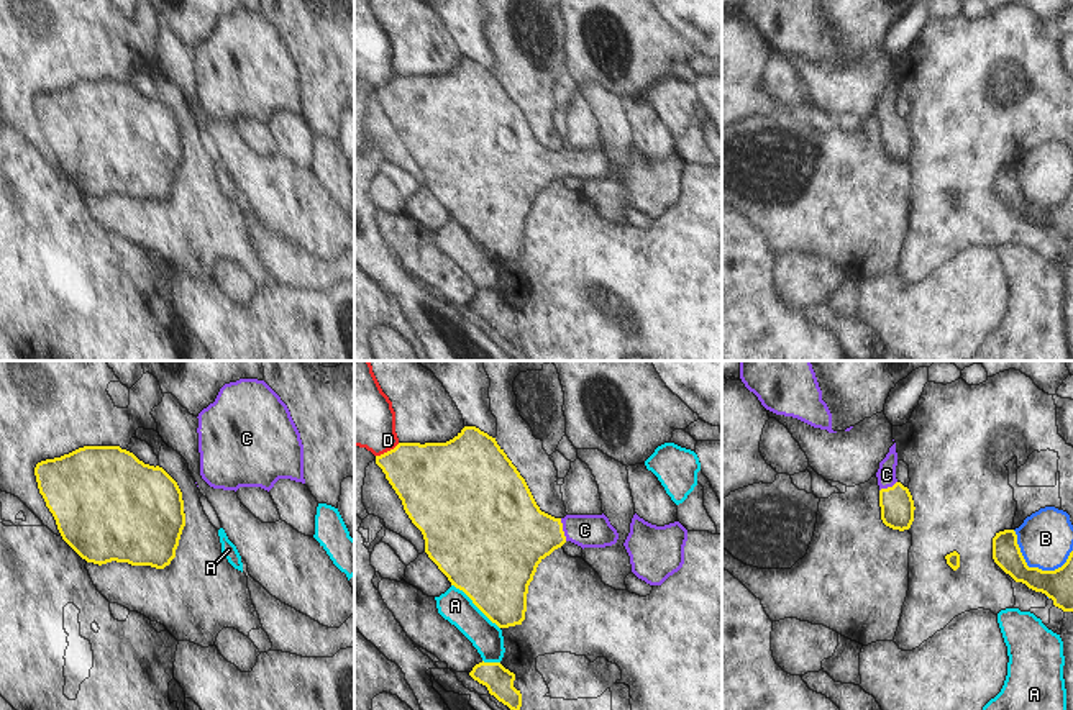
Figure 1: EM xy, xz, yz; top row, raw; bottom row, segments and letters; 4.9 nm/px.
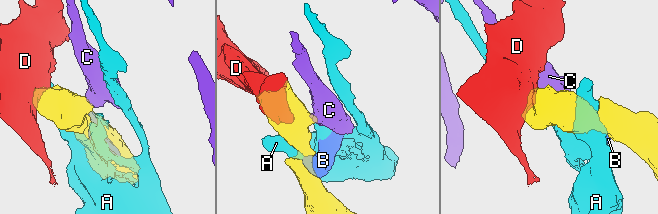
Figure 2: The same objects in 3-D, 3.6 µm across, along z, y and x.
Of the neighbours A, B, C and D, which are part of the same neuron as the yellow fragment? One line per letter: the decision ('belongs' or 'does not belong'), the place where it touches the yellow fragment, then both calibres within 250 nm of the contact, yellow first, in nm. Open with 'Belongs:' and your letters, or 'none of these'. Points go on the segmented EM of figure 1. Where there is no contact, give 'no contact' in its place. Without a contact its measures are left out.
Belongs: C
A: does not belong | xz (476, 605) | 440/160 nm
B: does not belong | yz (1034, 568) | 150/280 nm
C: belongs | xz (561, 530) | 380/160 nm
D: does not belong | xz (388, 451) | 360/340 nm

